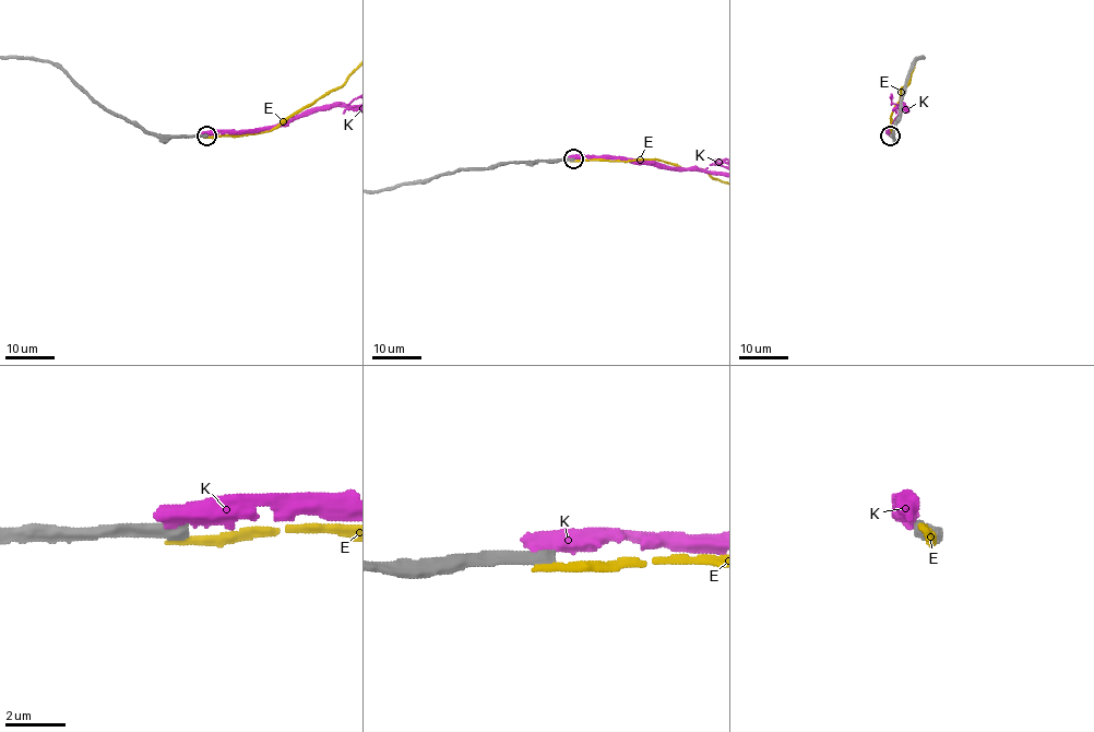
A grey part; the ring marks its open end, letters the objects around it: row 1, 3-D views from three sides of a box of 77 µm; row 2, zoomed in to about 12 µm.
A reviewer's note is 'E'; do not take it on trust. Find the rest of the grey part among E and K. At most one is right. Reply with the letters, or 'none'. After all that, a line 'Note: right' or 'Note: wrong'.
none
Note: wrong

